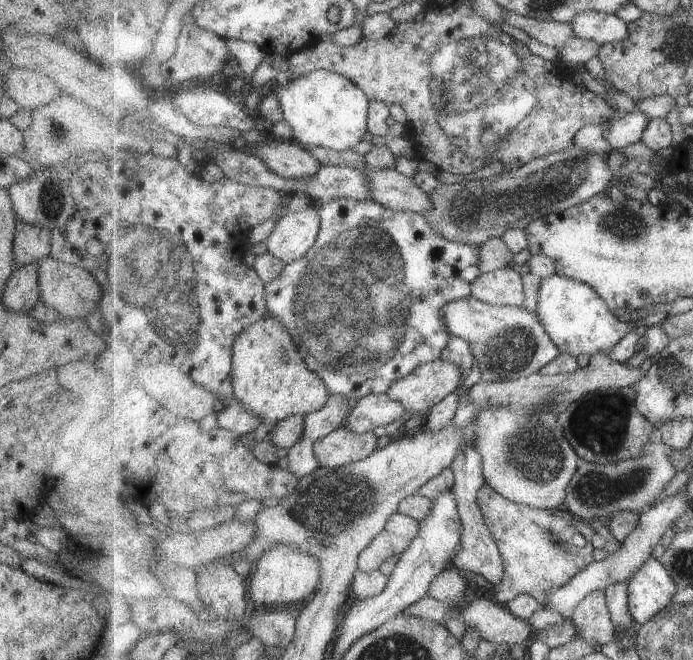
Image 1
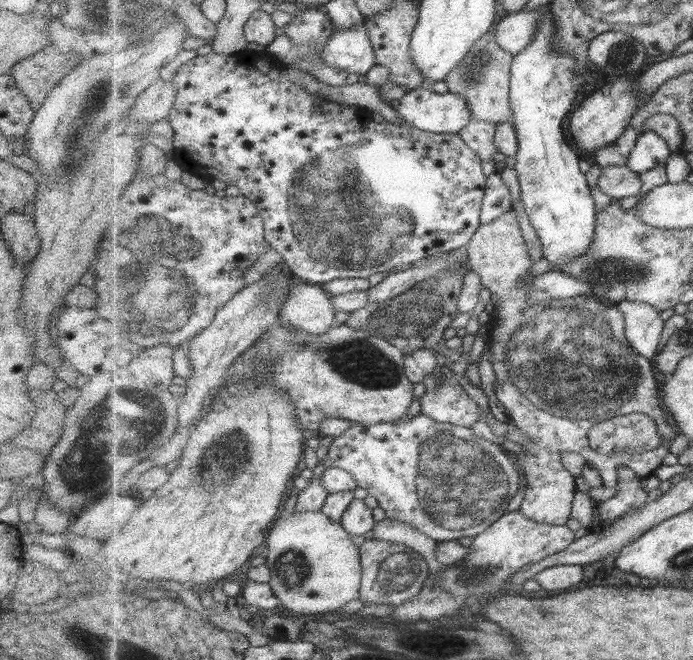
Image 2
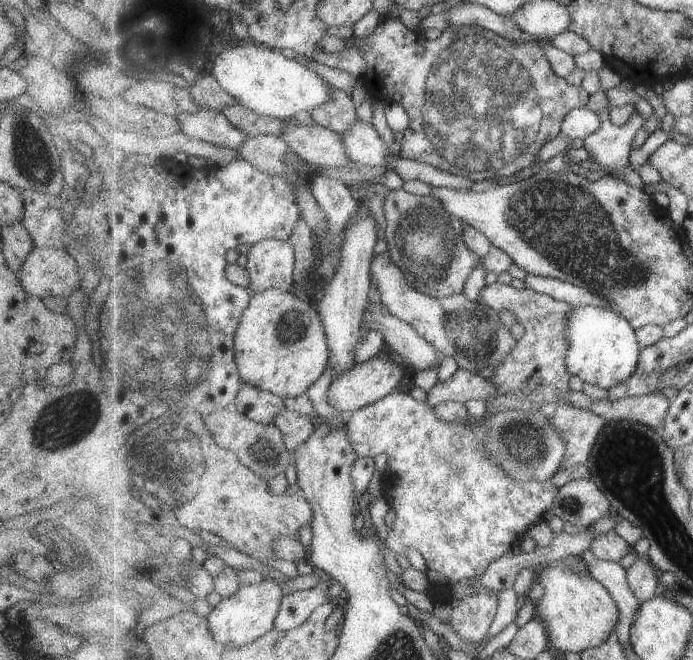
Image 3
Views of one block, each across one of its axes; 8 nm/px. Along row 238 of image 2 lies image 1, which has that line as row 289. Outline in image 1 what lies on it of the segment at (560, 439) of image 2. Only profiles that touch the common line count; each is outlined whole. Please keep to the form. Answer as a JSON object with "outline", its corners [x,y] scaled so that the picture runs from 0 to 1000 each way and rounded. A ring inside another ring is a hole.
{"outline":[[[737,405],[697,415],[683,427],[681,450],[709,462],[752,465],[758,456],[756,421]]]}

